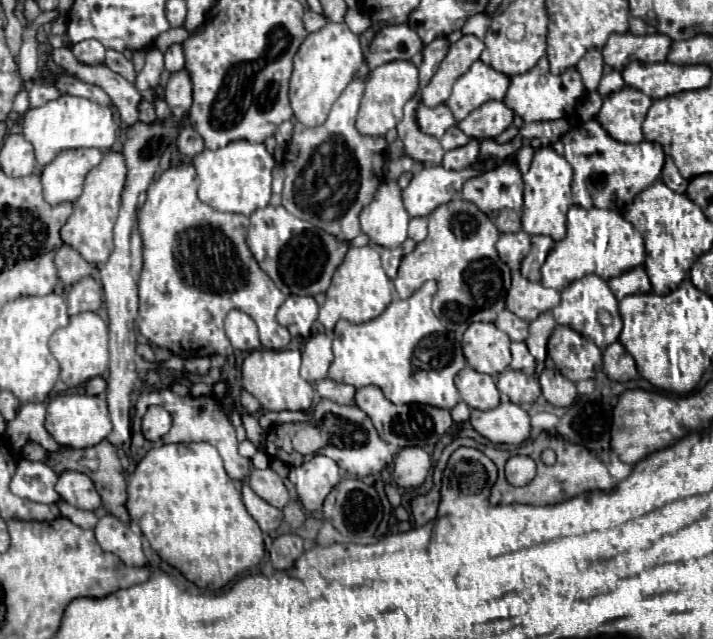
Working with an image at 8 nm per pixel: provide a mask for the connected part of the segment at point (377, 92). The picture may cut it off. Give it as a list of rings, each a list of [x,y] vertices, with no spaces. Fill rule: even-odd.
[[[390,61],[382,67],[376,67],[366,83],[366,91],[356,119],[356,129],[362,135],[384,135],[388,129],[394,129],[402,121],[404,103],[410,101],[418,89],[420,89],[418,67],[412,65],[410,61]]]

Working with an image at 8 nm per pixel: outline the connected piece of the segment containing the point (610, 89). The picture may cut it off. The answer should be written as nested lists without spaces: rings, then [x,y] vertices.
[[[612,71],[612,73],[608,73],[608,75],[604,75],[604,77],[600,79],[598,93],[600,93],[602,97],[606,97],[606,95],[610,95],[610,93],[614,93],[614,91],[620,91],[622,87],[624,87],[622,75],[620,75],[618,71]]]

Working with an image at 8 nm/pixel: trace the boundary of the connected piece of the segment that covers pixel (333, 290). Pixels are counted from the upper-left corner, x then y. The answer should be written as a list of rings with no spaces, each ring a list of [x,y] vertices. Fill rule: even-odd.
[[[366,245],[366,247],[350,247],[346,253],[346,259],[338,265],[332,283],[326,291],[326,301],[320,307],[320,317],[318,321],[330,331],[336,321],[346,319],[352,323],[364,323],[370,319],[376,319],[392,301],[392,281],[388,279],[388,275],[382,269],[380,263],[380,255],[378,251],[374,251],[374,247]]]

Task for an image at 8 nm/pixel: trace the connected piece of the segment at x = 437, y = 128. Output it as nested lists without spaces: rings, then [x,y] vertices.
[[[420,103],[420,107],[418,107],[418,125],[424,133],[434,135],[436,139],[440,139],[446,129],[456,125],[456,119],[454,119],[452,111],[448,109],[448,105],[438,105],[438,107],[432,109],[432,107],[426,107],[424,103]]]

